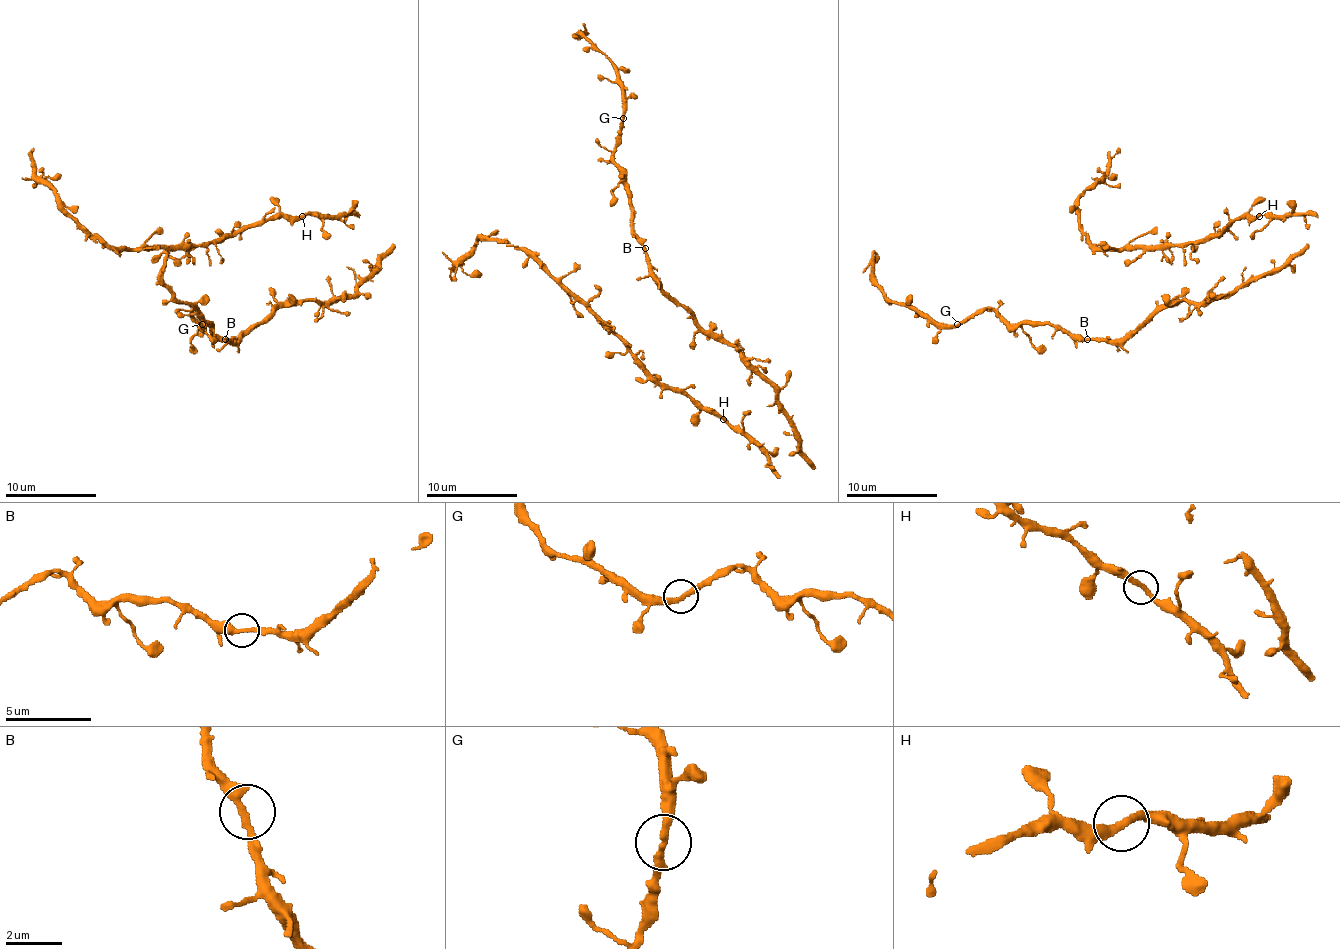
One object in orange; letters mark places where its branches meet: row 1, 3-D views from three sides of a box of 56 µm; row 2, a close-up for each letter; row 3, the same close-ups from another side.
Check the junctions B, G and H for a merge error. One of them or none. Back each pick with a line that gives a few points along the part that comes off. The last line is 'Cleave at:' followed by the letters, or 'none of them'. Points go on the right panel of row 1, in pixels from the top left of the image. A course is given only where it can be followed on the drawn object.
Cleave at: none of them

